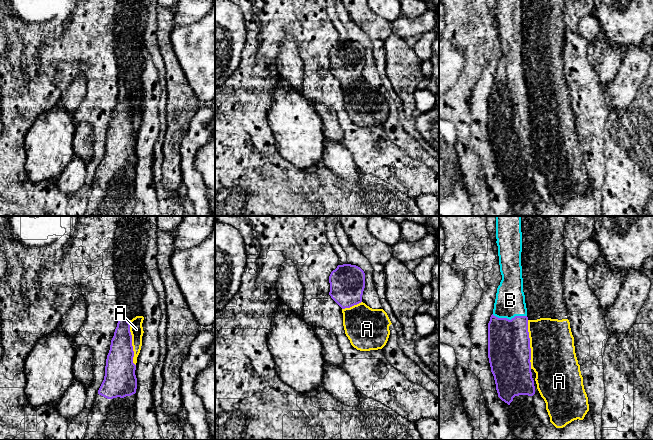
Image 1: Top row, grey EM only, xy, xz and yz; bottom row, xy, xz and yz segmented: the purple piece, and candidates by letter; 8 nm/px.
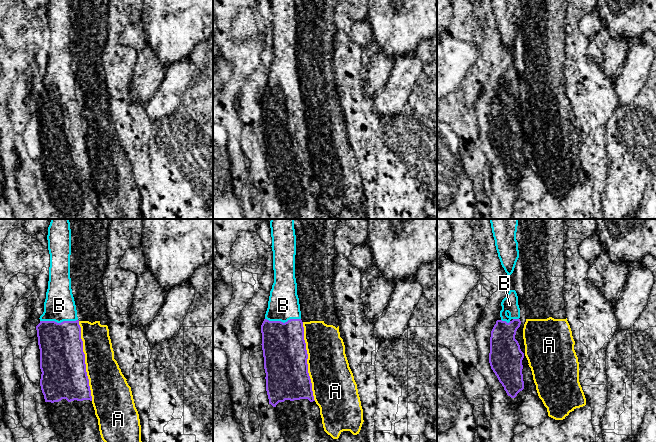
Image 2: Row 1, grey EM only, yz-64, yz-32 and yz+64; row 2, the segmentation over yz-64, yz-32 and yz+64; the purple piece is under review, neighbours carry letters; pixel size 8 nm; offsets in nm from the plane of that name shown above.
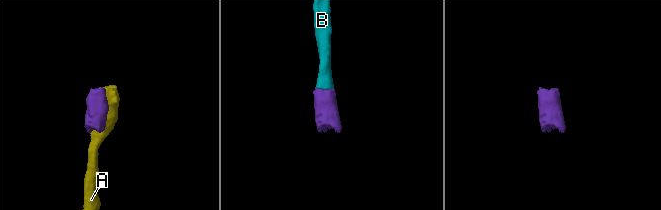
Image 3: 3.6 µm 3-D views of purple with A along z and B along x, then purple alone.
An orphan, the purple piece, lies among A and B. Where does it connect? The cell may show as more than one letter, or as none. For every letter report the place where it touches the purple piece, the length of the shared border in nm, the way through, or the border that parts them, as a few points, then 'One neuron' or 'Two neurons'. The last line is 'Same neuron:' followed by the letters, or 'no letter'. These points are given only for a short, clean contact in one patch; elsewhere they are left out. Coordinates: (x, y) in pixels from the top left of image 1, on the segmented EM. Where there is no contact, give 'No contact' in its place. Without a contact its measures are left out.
A: Touches purple at yz (529, 344). Shared border 400 nm. Two neurons
B: Touches purple at yz (508, 319). Shared border 280 nm. Path across: yz (509, 350), (508, 319), (510, 300). One neuron
Same neuron: B

